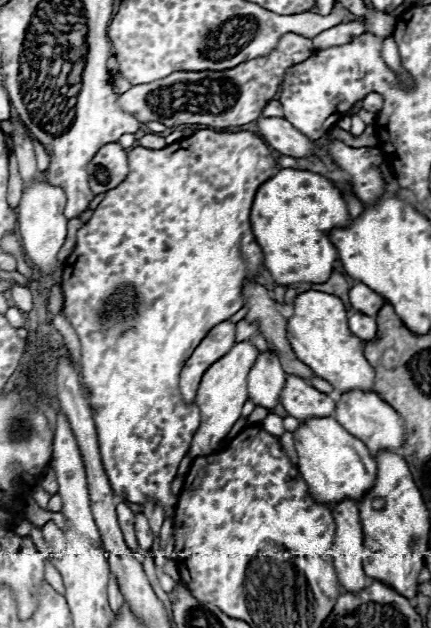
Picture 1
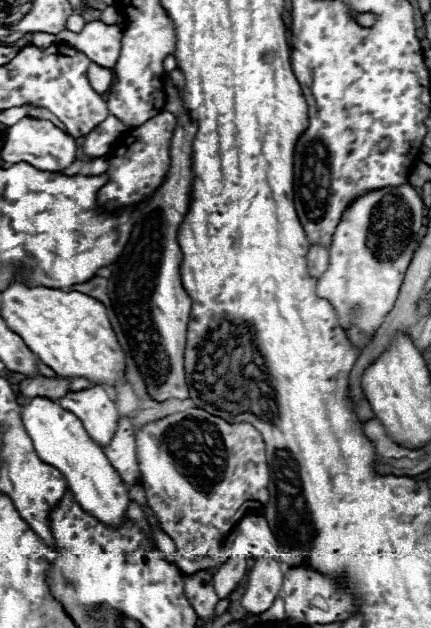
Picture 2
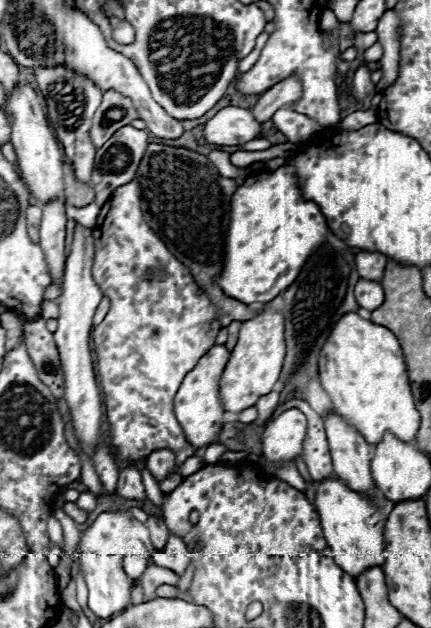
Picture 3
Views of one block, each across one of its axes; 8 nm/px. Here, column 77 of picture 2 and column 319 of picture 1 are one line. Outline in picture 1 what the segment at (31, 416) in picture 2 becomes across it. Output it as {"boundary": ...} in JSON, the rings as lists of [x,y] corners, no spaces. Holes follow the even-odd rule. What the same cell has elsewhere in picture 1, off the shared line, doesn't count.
{"boundary":[[[332,416],[328,418],[308,418],[308,422],[300,422],[298,430],[294,432],[294,448],[298,454],[298,468],[302,478],[308,482],[312,496],[322,504],[336,504],[344,498],[360,500],[362,494],[366,494],[376,480],[376,462],[370,456],[368,448],[352,434],[348,434]]]}

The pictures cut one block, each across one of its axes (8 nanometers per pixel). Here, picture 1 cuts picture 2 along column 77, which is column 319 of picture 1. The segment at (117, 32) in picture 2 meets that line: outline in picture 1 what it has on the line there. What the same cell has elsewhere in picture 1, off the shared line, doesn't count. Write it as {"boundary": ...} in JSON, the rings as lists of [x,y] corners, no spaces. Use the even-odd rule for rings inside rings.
{"boundary":[[[352,20],[352,22],[346,22],[346,24],[332,26],[332,28],[316,34],[312,38],[314,40],[314,50],[348,44],[352,38],[356,38],[356,36],[360,36],[364,32],[366,32],[366,22],[364,20]]]}

